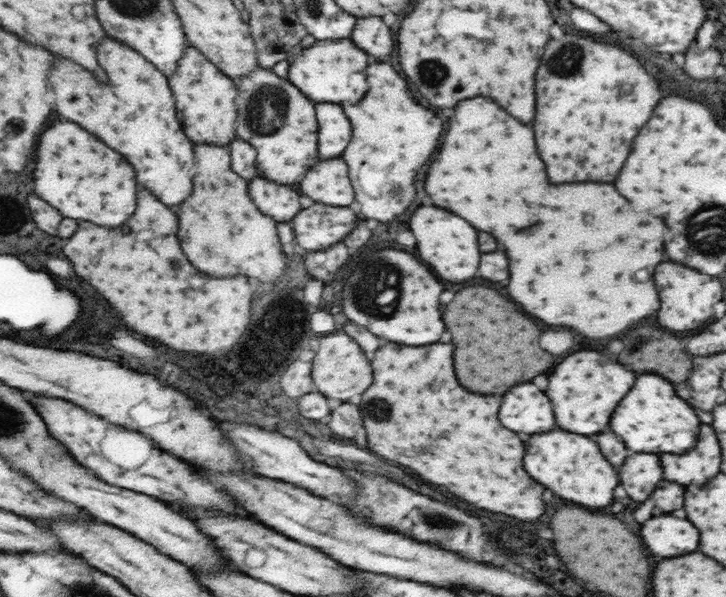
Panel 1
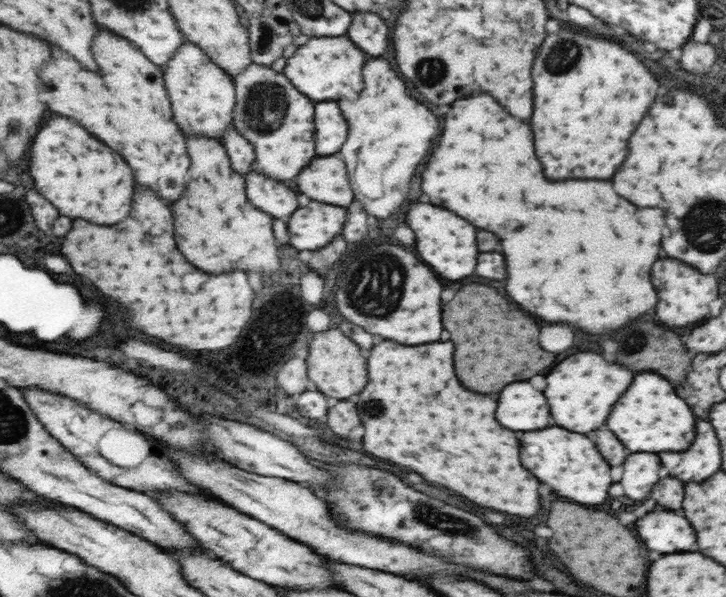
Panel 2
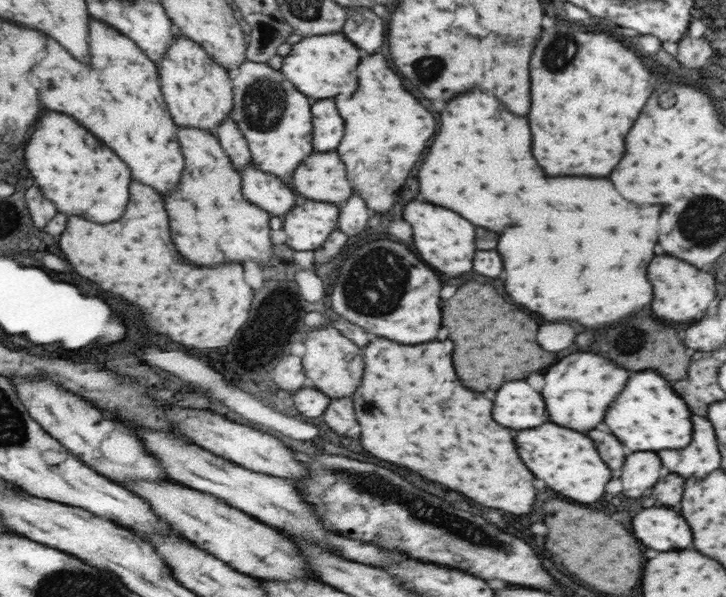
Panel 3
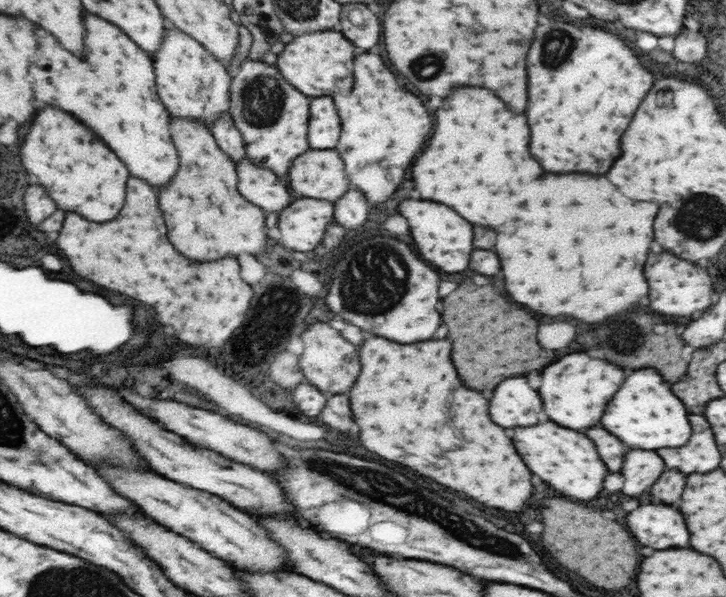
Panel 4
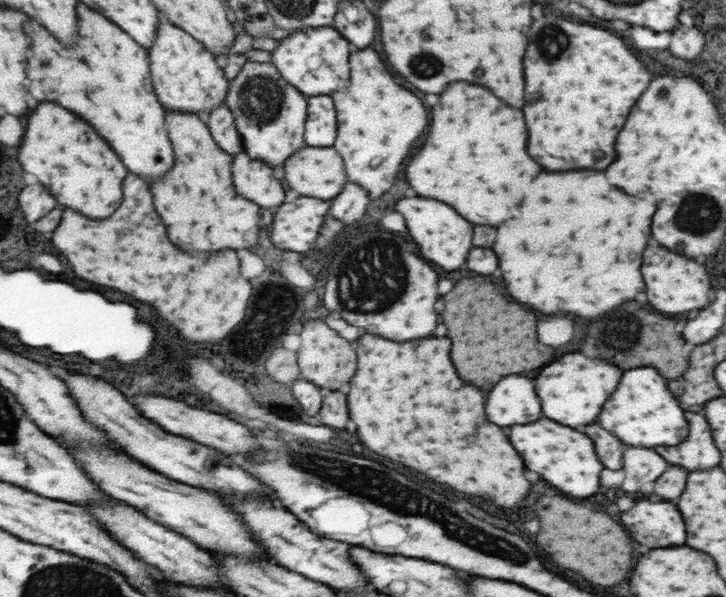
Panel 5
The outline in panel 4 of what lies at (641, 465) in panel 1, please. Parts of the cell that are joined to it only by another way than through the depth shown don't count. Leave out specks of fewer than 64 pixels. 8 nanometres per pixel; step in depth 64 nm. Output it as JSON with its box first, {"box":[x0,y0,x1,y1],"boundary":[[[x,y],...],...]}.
{"box":[623,450,663,496],"boundary":[[[631,450],[623,456],[623,494],[625,496],[637,496],[643,490],[647,490],[657,476],[663,472],[663,462],[655,452],[649,450]]]}

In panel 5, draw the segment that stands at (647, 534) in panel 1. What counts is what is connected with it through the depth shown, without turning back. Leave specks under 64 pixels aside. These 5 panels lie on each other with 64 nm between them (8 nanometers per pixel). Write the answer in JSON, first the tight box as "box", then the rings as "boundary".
{"box":[621,500,685,548],"boundary":[[[635,500],[635,504],[621,512],[623,524],[627,524],[627,532],[631,536],[631,524],[633,524],[633,536],[639,544],[647,548],[667,548],[667,546],[681,546],[685,542],[685,528],[679,512],[669,502],[649,502],[649,500]]]}

